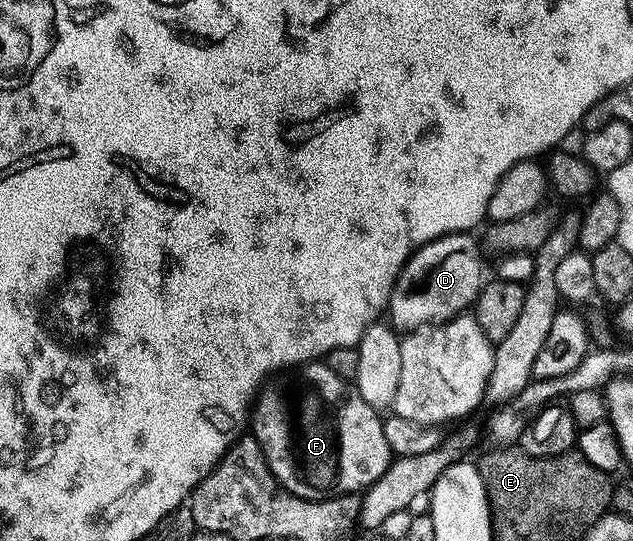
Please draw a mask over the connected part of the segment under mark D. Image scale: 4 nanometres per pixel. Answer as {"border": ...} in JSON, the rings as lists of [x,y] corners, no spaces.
{"border":[[[469,231],[448,233],[446,237],[429,241],[423,248],[416,249],[409,262],[401,269],[389,296],[387,317],[390,317],[388,320],[394,330],[408,331],[424,325],[441,325],[444,321],[451,320],[452,317],[462,316],[476,302],[483,284],[483,276],[481,277],[481,253],[483,254],[483,249],[478,238],[476,241],[473,236],[474,234]]]}

